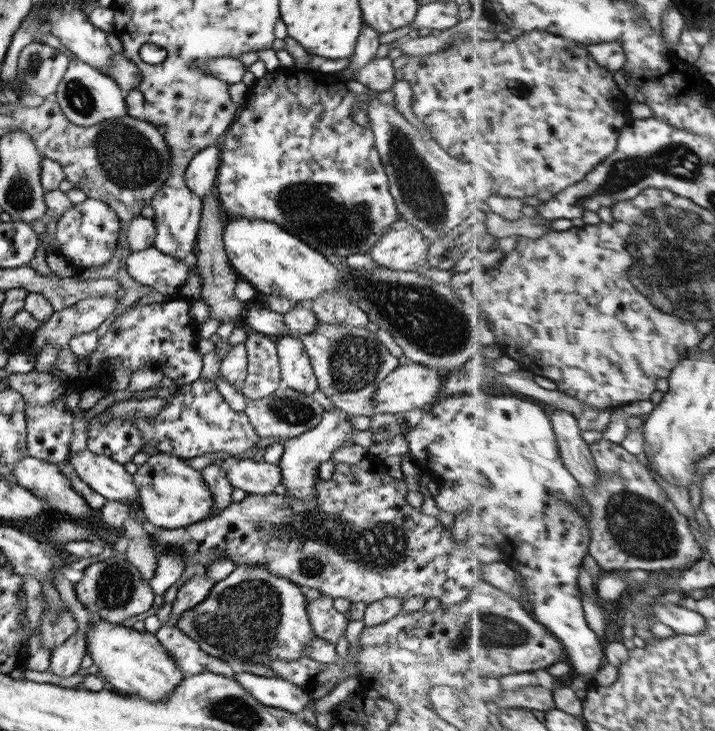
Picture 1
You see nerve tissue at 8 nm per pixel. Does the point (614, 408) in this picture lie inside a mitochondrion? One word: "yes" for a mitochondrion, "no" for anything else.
no

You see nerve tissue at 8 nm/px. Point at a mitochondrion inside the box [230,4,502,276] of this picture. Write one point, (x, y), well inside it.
(332, 220)

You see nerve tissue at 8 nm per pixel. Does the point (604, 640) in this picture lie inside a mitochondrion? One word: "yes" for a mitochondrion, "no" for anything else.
no

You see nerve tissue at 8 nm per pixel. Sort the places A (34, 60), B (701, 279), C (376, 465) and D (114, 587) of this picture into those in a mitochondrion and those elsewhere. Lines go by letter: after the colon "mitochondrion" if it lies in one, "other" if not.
A: mitochondrion
B: mitochondrion
C: other
D: mitochondrion

